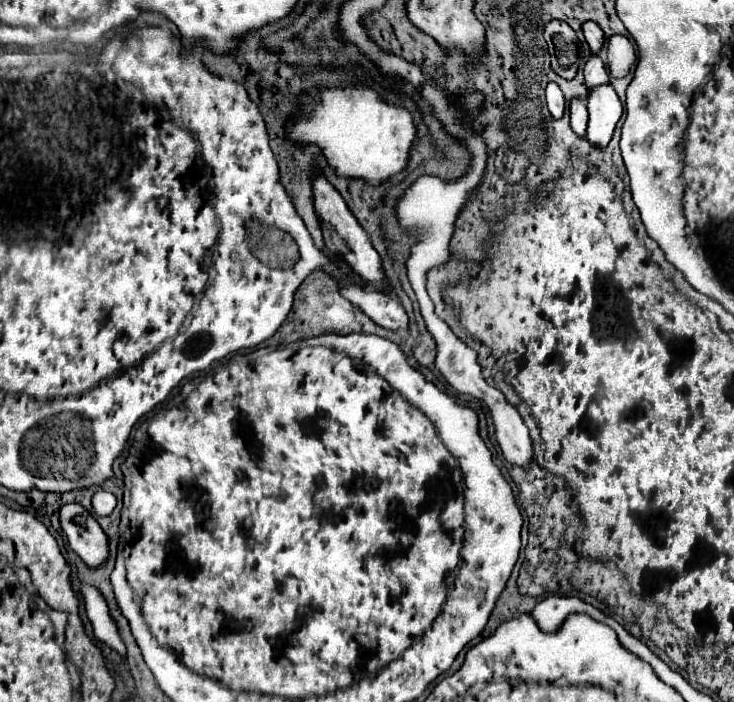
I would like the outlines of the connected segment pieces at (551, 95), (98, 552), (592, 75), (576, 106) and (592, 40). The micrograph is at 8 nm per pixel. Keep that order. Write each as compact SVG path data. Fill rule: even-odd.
M548 84L546 86L546 102L548 102L548 110L552 114L552 118L562 118L564 116L564 106L566 106L566 100L564 100L564 94L560 92L558 84Z
M80 504L60 508L60 524L68 536L70 548L90 566L96 568L108 558L108 540L98 522Z
M592 56L586 66L584 66L584 76L586 76L586 86L596 88L600 84L610 84L610 76L600 60L600 56Z
M572 100L572 102L570 102L570 126L572 126L572 130L574 130L580 138L584 138L586 124L588 124L586 104L584 104L582 100Z
M586 22L586 24L582 24L582 32L584 32L584 38L586 38L592 54L598 54L602 48L602 42L604 42L604 34L602 34L600 26L596 22Z

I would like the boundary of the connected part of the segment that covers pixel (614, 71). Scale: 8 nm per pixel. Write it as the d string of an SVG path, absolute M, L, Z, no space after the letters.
M612 36L608 40L608 68L612 78L624 78L636 62L634 46L626 36Z

